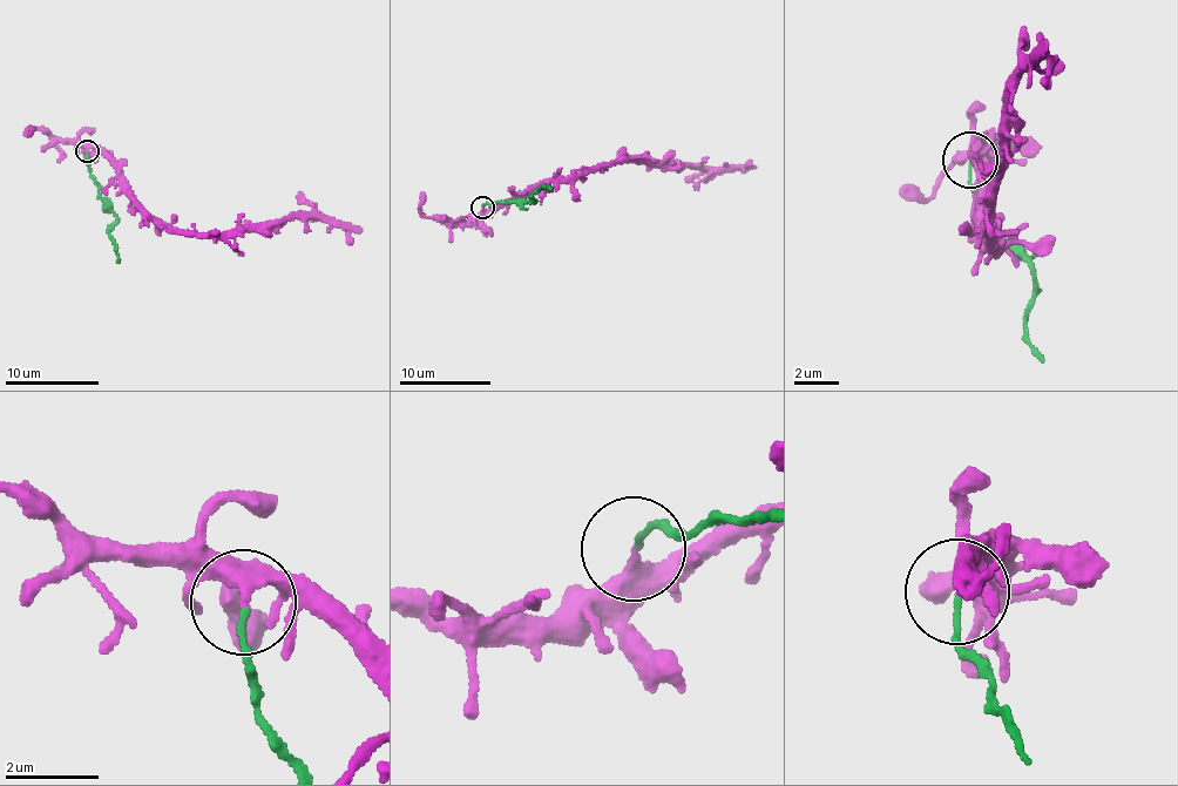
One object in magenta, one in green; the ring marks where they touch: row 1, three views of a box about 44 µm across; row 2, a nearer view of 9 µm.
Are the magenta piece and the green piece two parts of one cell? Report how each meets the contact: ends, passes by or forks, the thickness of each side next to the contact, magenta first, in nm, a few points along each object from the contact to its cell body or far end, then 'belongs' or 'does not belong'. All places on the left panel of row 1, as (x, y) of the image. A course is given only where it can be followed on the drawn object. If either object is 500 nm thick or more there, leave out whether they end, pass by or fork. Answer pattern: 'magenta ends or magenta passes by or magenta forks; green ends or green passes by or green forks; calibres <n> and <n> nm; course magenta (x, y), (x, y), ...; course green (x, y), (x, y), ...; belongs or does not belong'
magenta ends; green ends; calibres 280 and 100 nm; course magenta (87, 151), (112, 163), (120, 188), (148, 215), (180, 230), (231, 235), (289, 219), (338, 222), (352, 243); course green (87, 151), (89, 174), (116, 217), (109, 238), (119, 263); does not belong

